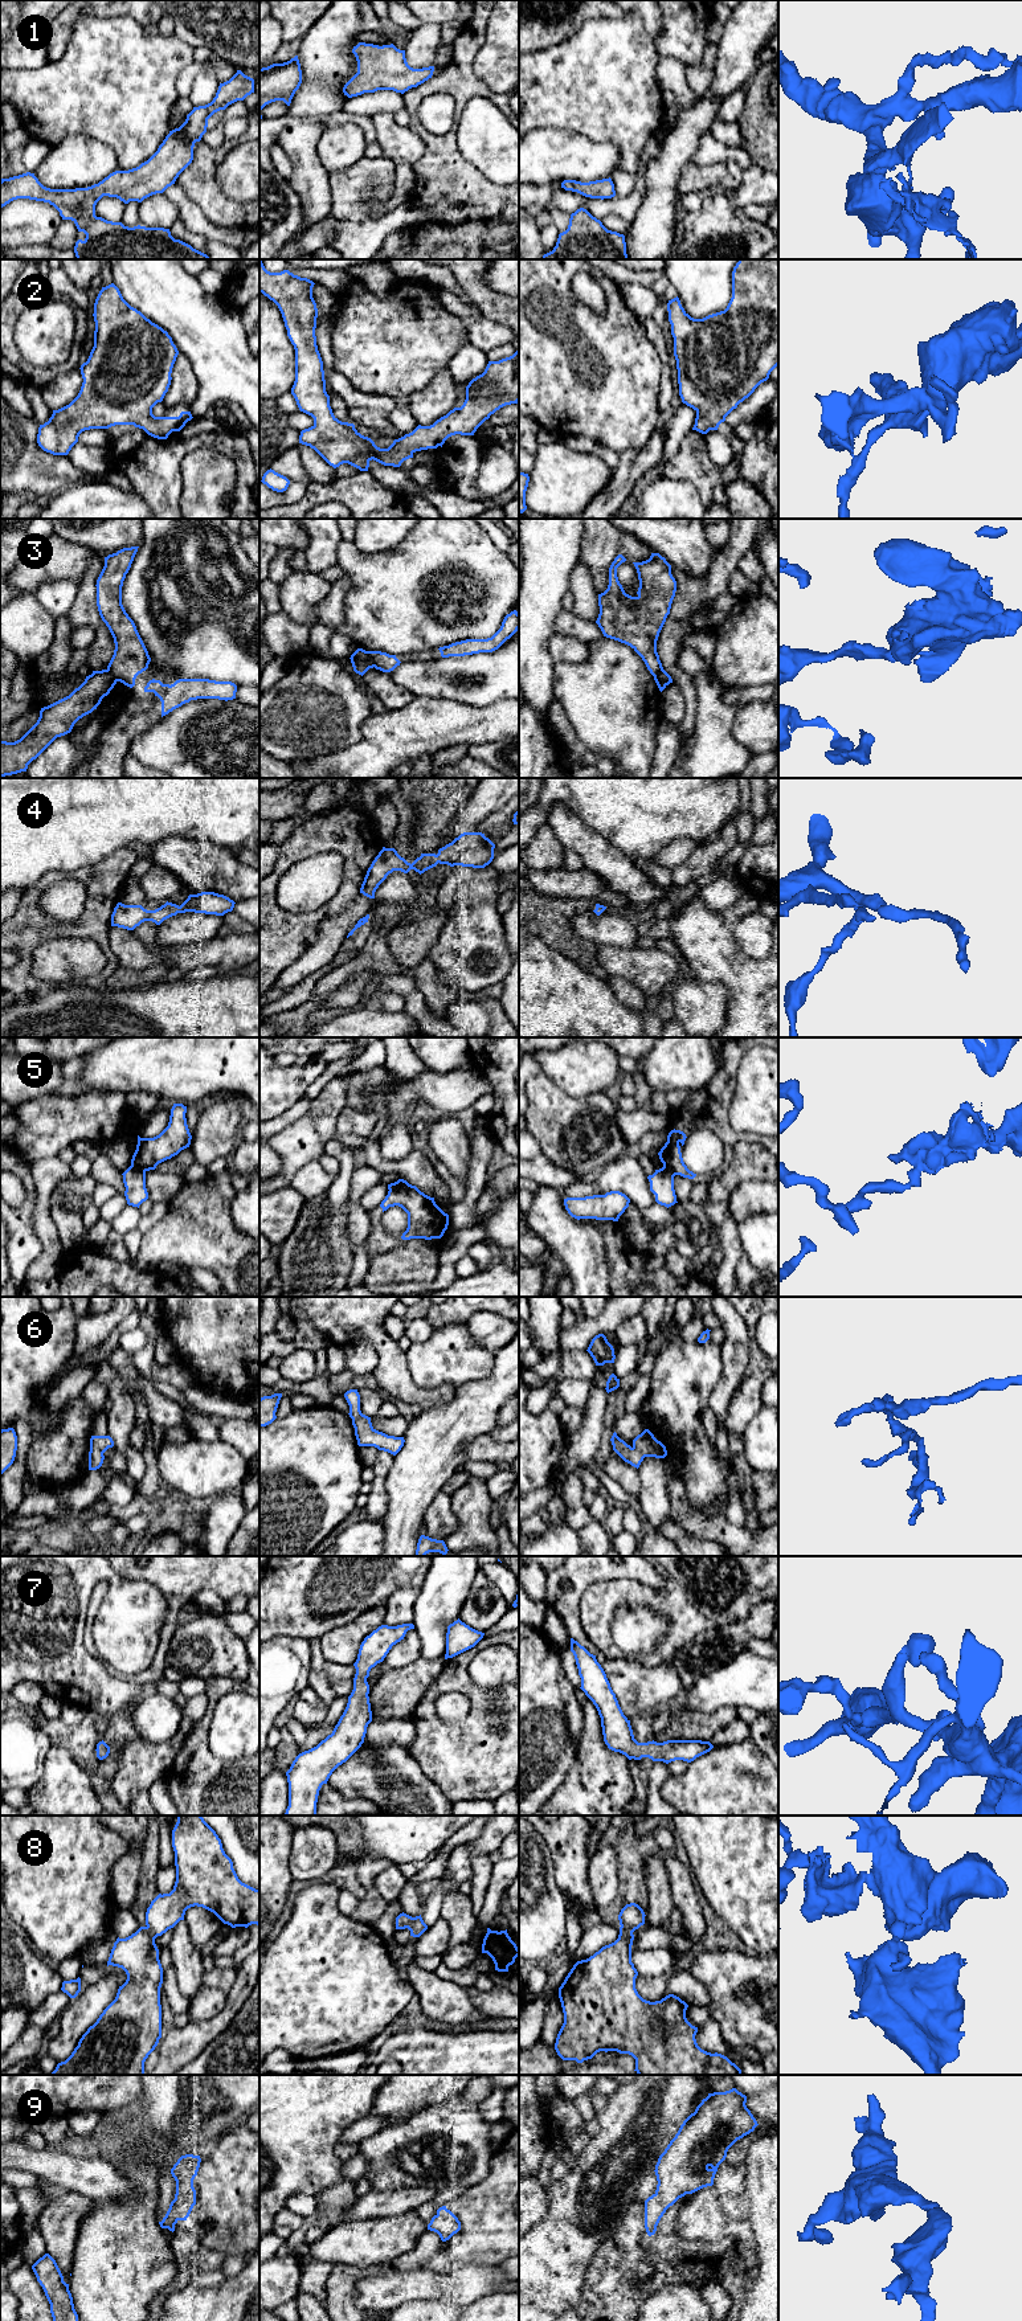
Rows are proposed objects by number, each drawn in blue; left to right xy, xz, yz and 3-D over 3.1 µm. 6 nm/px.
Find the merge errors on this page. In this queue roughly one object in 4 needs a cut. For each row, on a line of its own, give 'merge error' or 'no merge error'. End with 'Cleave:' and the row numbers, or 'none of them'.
1: no merge error
2: no merge error
3: merge error
4: no merge error
5: merge error
6: merge error
7: no merge error
8: merge error
9: no merge error
Cleave: 3, 5, 6, 8

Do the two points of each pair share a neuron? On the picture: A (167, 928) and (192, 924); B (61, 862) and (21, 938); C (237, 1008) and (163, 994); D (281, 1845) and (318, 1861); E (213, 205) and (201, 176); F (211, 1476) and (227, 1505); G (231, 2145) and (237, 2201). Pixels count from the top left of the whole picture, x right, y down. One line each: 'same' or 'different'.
A: same
B: different
C: same
D: different
E: same
F: different
G: same

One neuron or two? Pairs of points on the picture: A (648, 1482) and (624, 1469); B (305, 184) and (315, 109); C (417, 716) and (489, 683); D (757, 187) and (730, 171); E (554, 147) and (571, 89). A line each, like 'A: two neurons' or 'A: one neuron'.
A: two neurons
B: two neurons
C: two neurons
D: two neurons
E: two neurons

